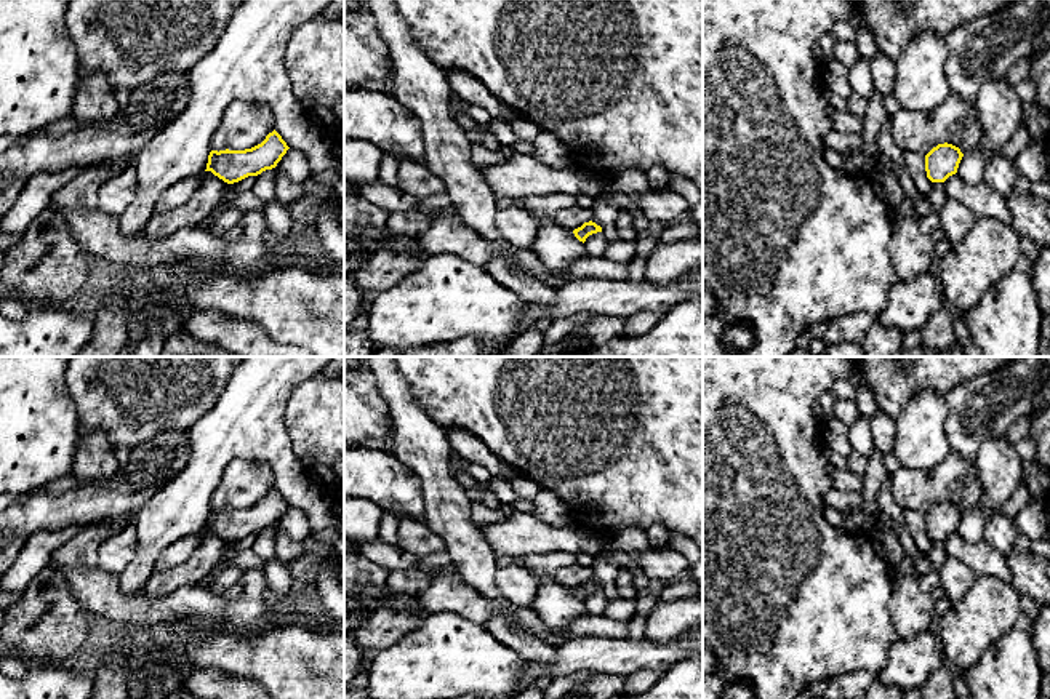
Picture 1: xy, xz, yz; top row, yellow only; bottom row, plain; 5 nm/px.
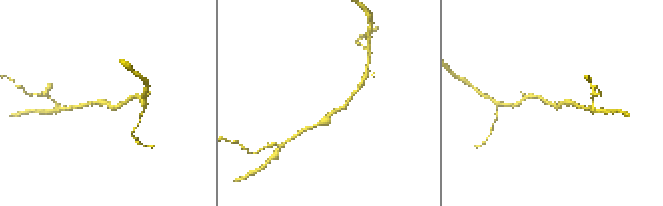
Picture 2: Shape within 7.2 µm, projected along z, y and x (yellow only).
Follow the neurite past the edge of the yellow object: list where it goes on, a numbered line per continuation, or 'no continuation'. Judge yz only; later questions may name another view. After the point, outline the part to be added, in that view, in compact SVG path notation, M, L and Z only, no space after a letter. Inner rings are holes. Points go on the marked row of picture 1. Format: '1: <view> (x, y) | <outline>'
no continuation

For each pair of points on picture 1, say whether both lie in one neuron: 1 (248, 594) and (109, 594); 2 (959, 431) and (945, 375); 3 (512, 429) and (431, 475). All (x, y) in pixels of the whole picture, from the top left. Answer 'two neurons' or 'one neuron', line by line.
1: one neuron
2: two neurons
3: two neurons

